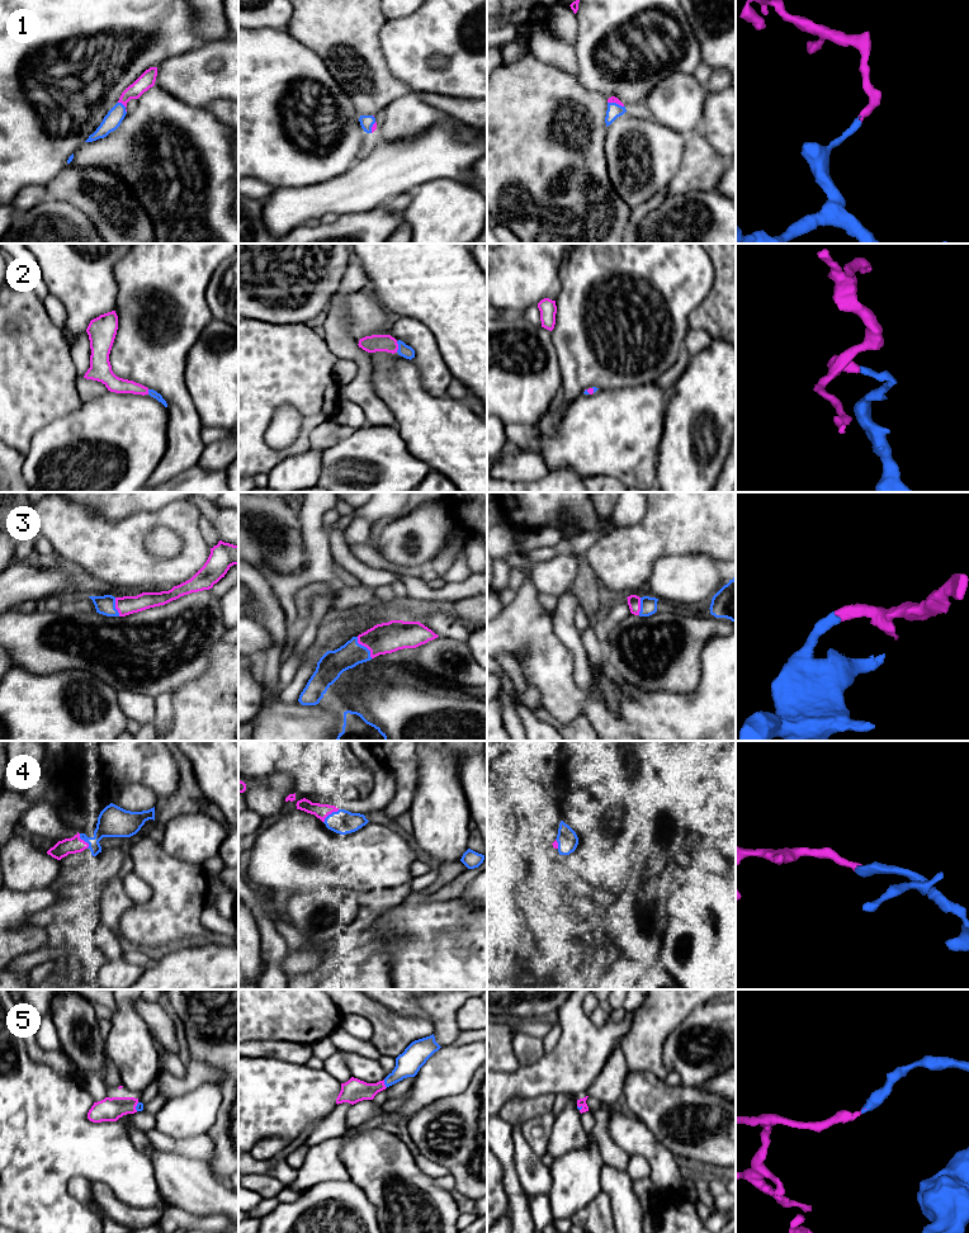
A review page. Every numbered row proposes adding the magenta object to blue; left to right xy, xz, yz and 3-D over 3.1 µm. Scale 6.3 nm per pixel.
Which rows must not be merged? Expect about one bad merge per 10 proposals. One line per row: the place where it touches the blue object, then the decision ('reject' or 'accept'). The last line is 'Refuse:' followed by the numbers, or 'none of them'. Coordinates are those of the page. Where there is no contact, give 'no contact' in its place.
1: xy (121, 103) | accept
2: xz (398, 346) | accept
3: xz (363, 646) | accept
4: xz (331, 813) | accept
5: xz (384, 1083) | accept
Refuse: none of them

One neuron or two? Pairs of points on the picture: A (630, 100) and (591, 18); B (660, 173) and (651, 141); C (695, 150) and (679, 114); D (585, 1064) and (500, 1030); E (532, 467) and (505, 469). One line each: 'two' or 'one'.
A: one
B: one
C: two
D: two
E: one

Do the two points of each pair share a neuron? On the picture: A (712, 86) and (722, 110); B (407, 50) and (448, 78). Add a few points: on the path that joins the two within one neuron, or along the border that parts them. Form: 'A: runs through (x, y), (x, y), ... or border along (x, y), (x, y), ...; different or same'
A: border along (722, 89), (707, 94); different
B: runs through (415, 60), (433, 78), (438, 78); same

